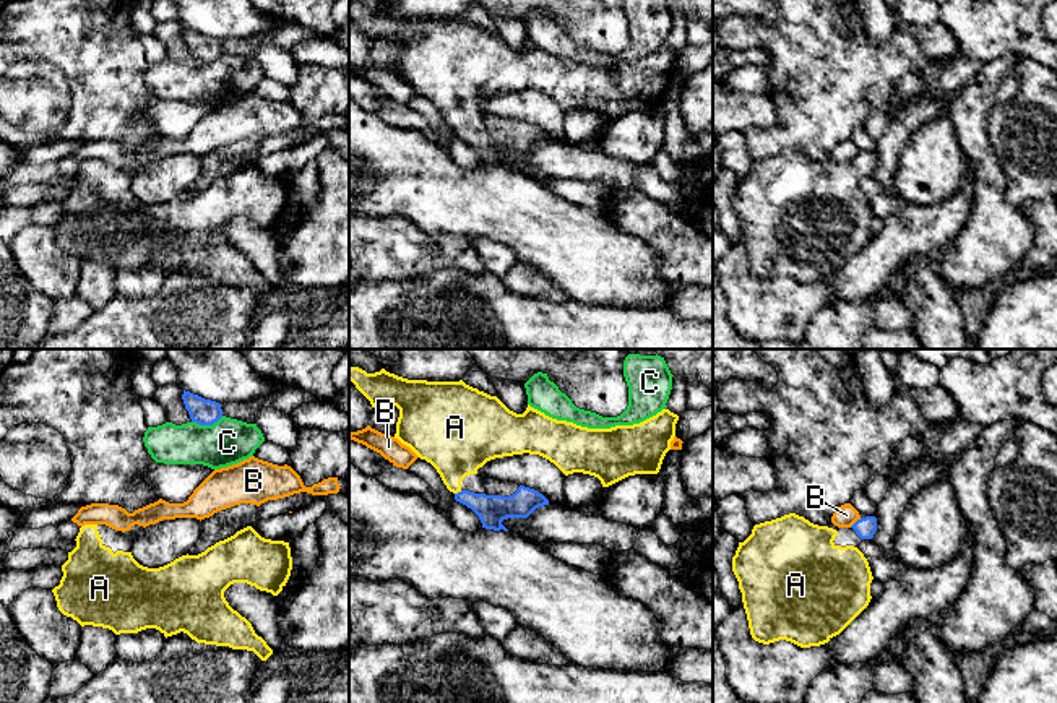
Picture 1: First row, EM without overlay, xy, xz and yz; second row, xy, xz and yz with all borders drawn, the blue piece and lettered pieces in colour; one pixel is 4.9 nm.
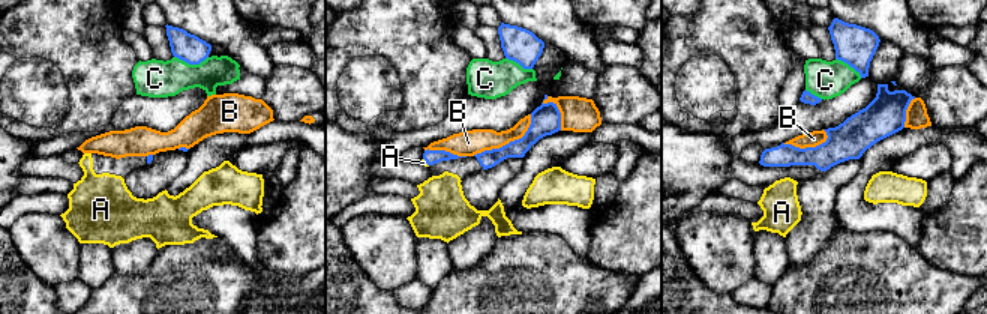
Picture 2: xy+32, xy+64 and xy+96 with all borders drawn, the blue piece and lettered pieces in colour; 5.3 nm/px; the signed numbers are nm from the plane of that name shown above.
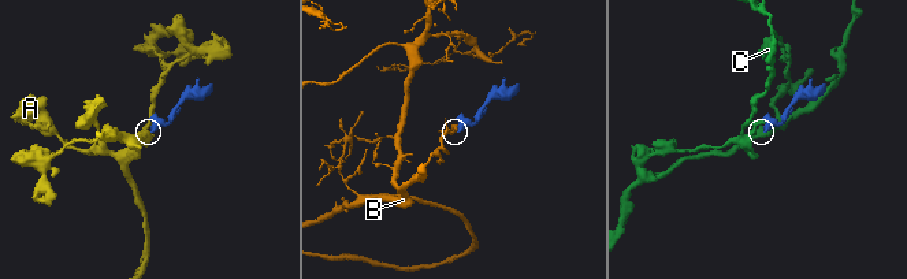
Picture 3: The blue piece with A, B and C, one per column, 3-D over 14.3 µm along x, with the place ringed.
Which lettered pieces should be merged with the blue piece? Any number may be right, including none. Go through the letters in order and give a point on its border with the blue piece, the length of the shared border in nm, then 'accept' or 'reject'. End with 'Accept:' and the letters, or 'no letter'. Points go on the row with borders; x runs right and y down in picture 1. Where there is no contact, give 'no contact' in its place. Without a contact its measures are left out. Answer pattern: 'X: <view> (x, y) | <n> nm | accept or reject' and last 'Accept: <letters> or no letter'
A: xz (458, 492) | 40 nm | accept
B: yz (856, 521) | 80 nm | reject
C: xy (207, 424) | 160 nm | reject
Accept: A

